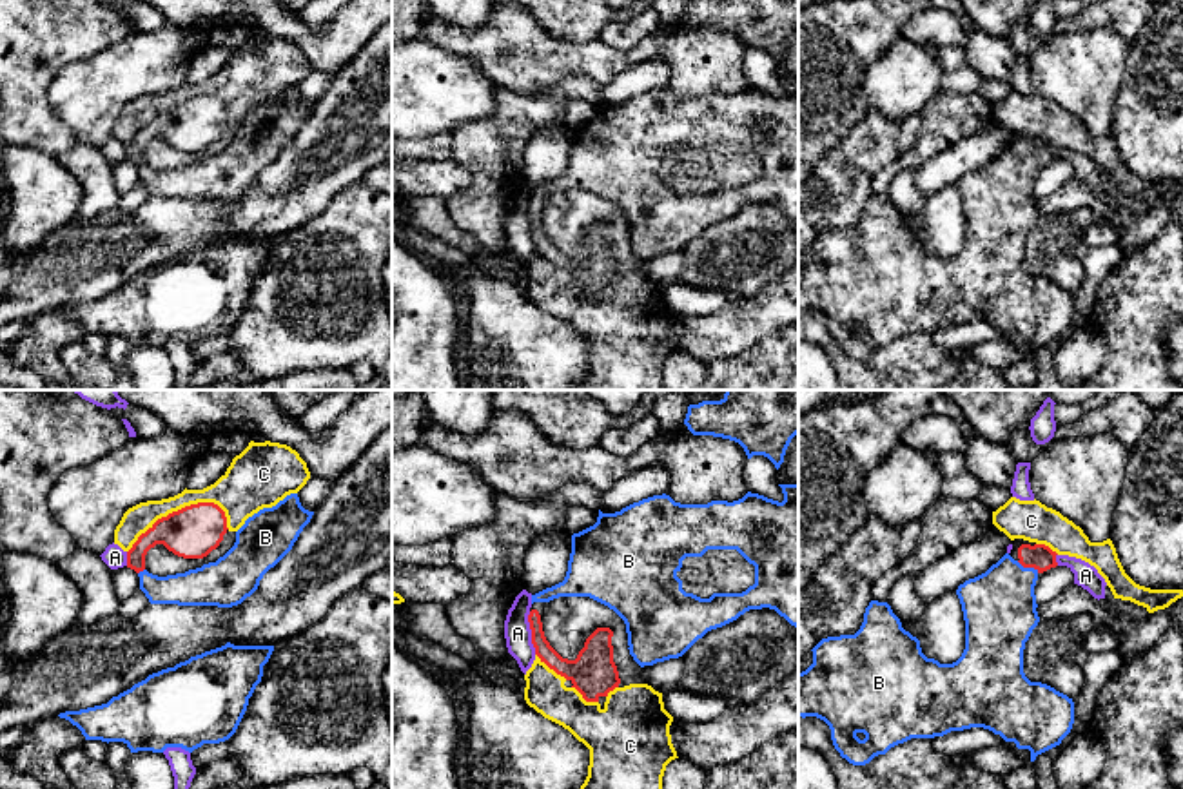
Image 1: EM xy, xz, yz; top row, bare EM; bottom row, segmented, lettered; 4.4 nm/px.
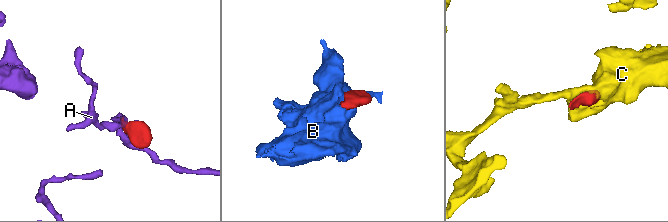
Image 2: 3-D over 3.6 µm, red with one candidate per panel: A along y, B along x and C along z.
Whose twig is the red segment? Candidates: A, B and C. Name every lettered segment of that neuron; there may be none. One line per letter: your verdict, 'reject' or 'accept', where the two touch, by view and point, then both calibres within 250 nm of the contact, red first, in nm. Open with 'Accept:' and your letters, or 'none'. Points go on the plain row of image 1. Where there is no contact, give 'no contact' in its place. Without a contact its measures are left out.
Accept: B
A: reject; meets red in xz at (532, 227); 100 nm thick on the red side, 120 nm on the other
B: accept; meets red in yz at (1027, 160); 120 nm thick on the red side, 320 nm on the other
C: reject; meets red in xy at (175, 106); 240 nm thick on the red side, 150 nm on the other

